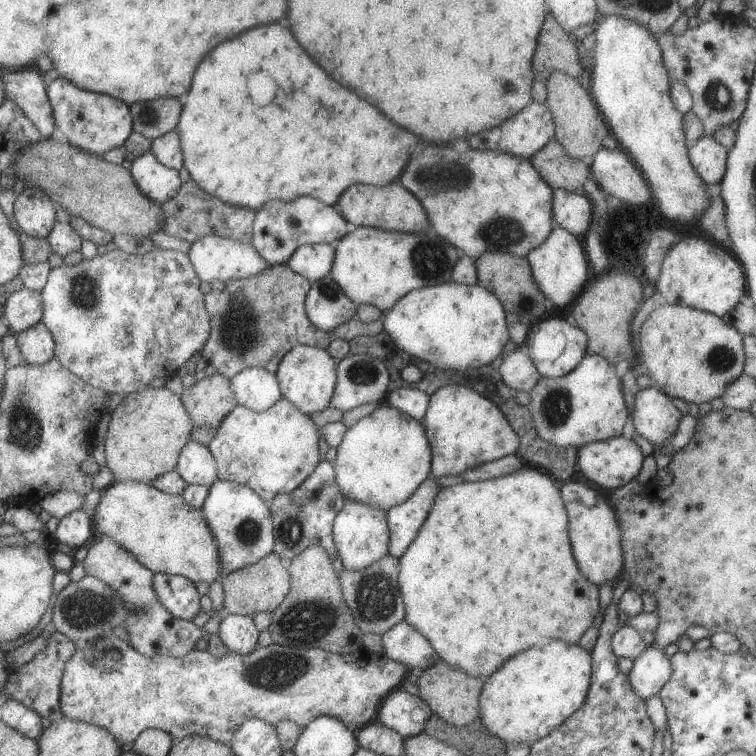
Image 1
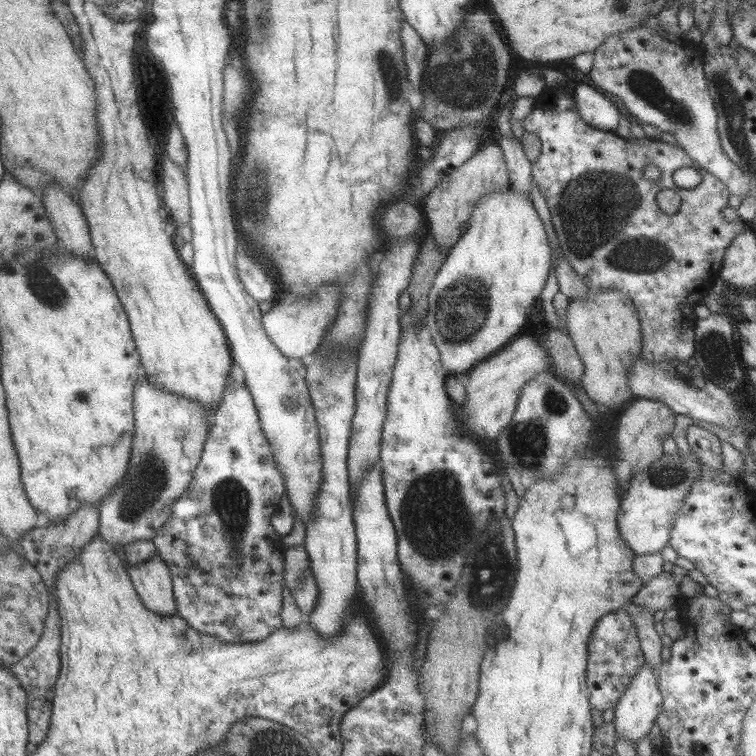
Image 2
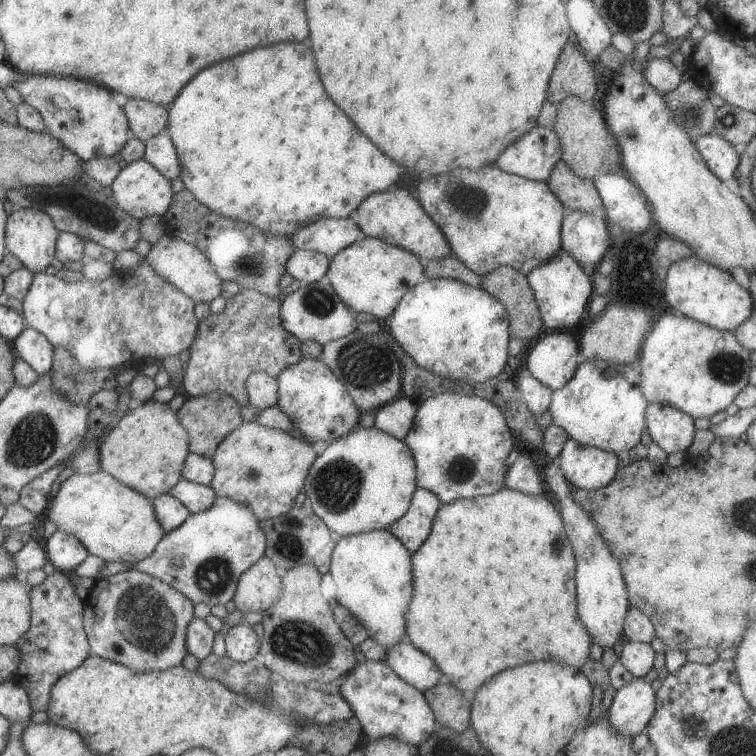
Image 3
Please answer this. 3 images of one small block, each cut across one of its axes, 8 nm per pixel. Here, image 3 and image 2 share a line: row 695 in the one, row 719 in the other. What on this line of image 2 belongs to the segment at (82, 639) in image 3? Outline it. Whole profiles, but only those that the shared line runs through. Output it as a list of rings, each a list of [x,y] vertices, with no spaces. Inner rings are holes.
[[[85,503],[73,513],[67,515],[65,519],[55,523],[41,523],[33,527],[31,531],[21,535],[20,546],[25,559],[37,569],[43,584],[47,587],[47,596],[49,596],[49,610],[47,610],[44,620],[42,636],[21,660],[7,668],[21,682],[21,688],[27,692],[25,712],[27,714],[28,742],[31,744],[38,745],[43,742],[43,738],[45,738],[47,730],[49,730],[54,686],[61,668],[61,640],[59,640],[61,622],[59,622],[59,614],[57,614],[57,606],[55,606],[55,598],[53,598],[55,575],[71,557],[75,557],[83,549],[83,545],[89,543],[97,535],[98,518],[98,509],[95,509],[89,503]]]

